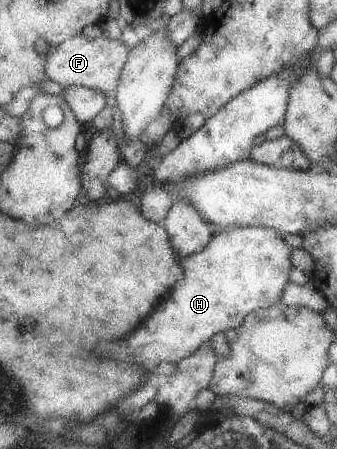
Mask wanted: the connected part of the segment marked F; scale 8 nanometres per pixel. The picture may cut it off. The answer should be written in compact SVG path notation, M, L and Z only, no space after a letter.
M79 35L61 43L55 49L48 49L45 54L46 79L58 84L63 89L73 86L86 86L99 89L107 95L108 106L116 108L116 94L120 76L128 61L131 48L123 44L121 37L111 39L105 35L96 39L87 39Z

